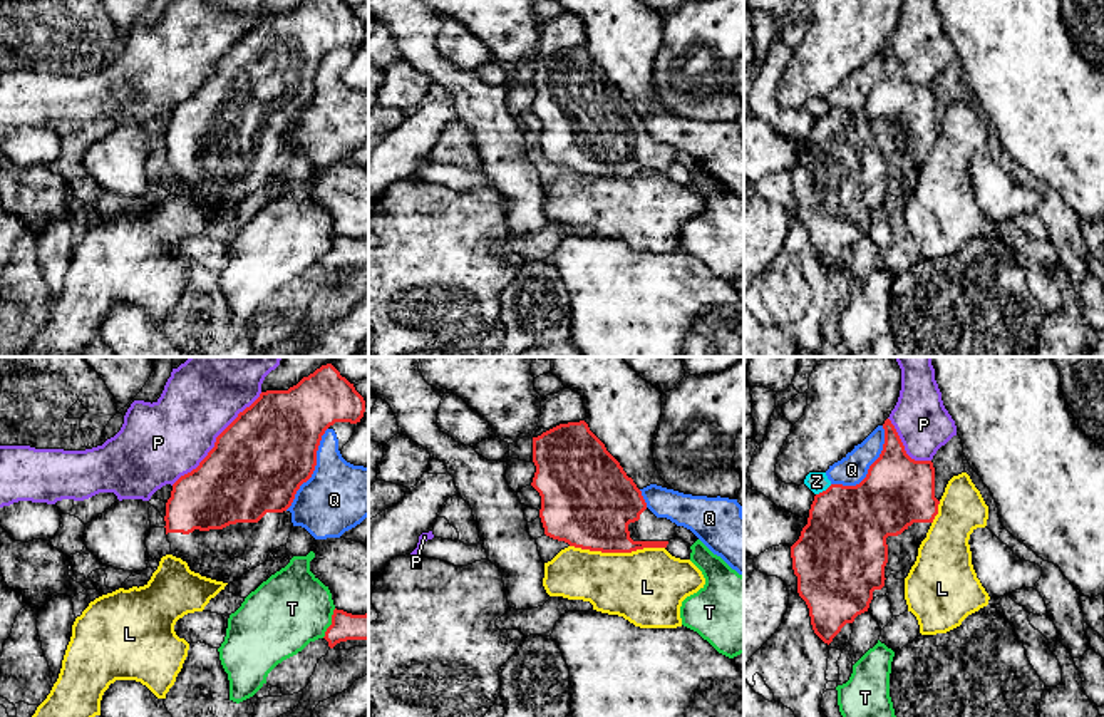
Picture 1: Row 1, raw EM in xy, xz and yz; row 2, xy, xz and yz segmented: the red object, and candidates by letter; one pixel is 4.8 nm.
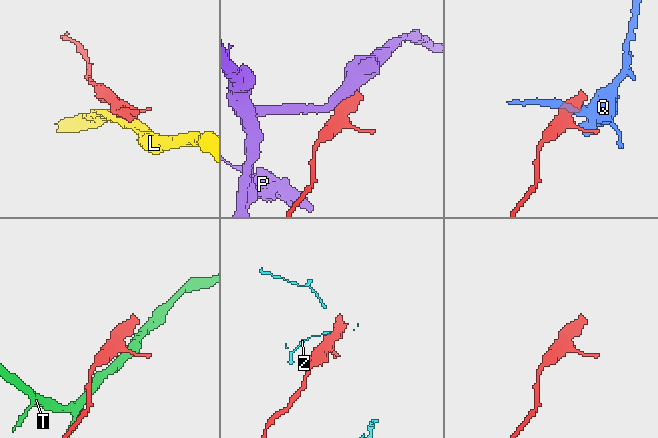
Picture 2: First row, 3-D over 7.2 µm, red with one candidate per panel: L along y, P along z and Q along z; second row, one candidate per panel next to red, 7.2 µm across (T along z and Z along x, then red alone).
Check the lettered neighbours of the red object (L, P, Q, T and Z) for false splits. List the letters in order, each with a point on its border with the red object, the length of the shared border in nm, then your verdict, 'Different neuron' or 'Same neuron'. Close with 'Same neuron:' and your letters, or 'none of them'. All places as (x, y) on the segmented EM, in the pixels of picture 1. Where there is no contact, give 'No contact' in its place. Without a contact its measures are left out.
L: Touches red at xz (617, 551). Shared border 460 nm. Different neuron
P: Touches red at xy (216, 441). Shared border 600 nm. Different neuron
Q: Touches red at yz (870, 468). Shared border 380 nm. Different neuron
T: Touches red at xy (332, 624). Shared border 160 nm. Different neuron
Z: Touches red at yz (823, 491). Shared border 90 nm. Different neuron
Same neuron: none of them

